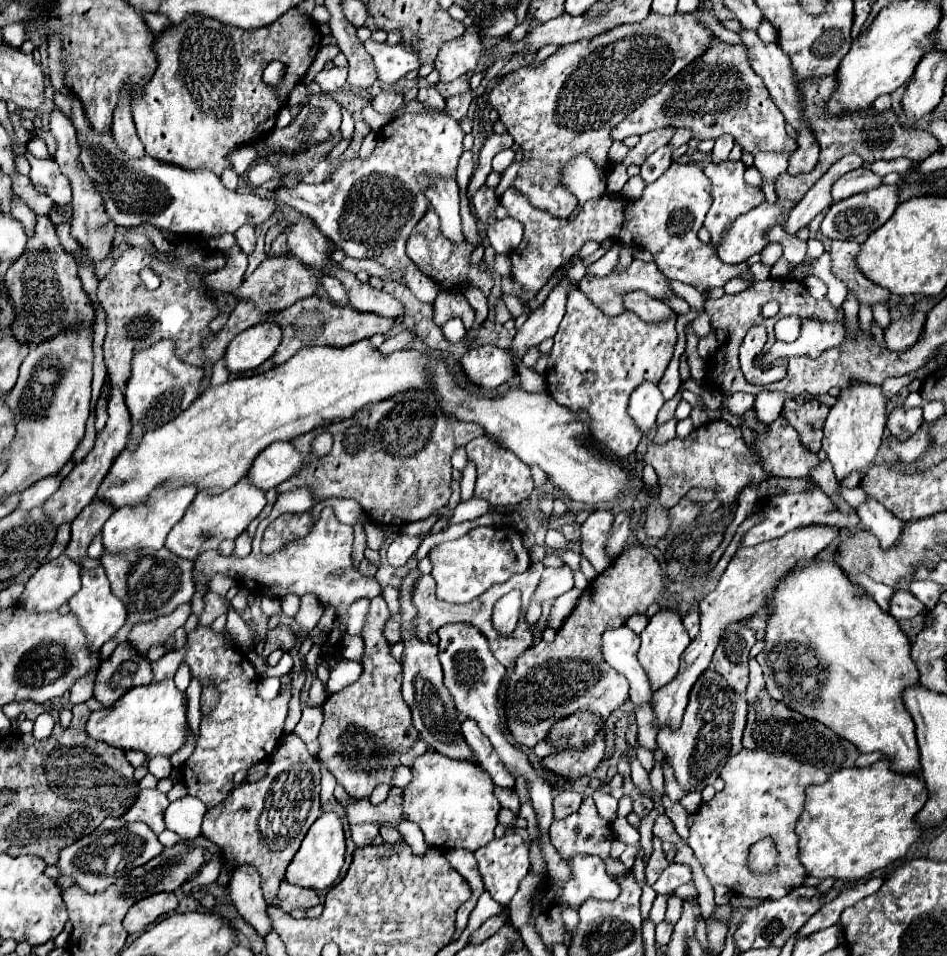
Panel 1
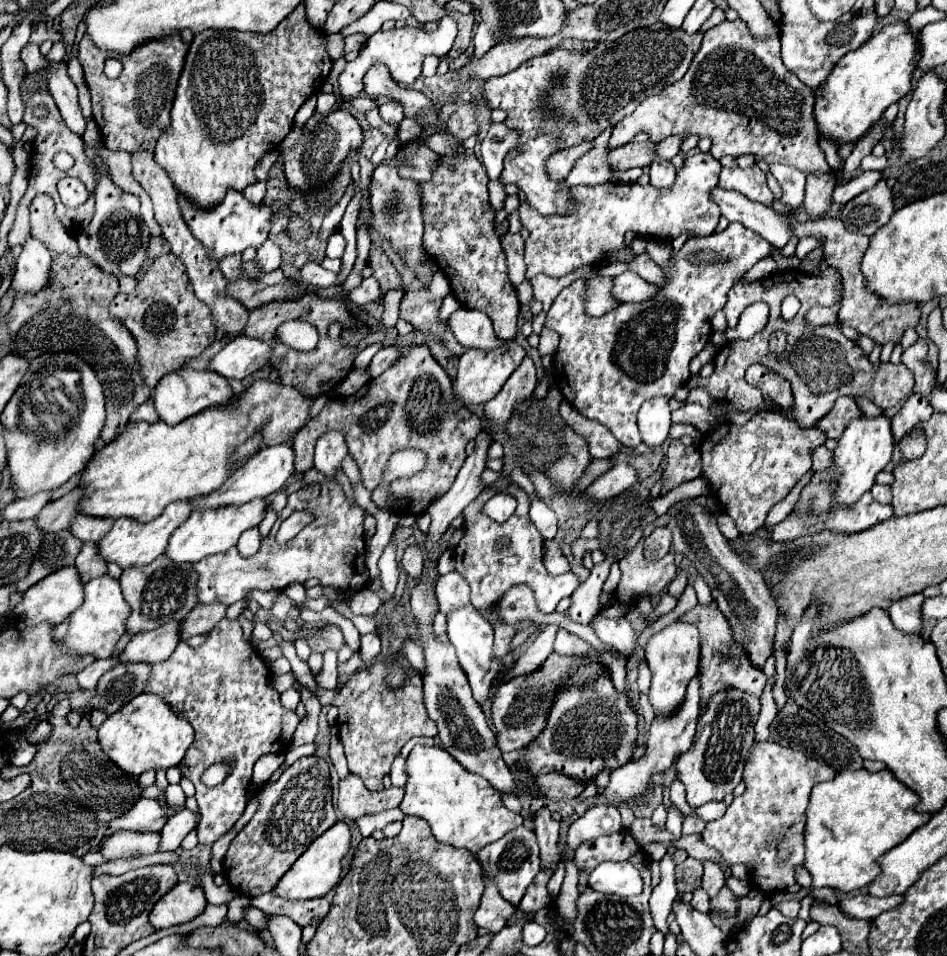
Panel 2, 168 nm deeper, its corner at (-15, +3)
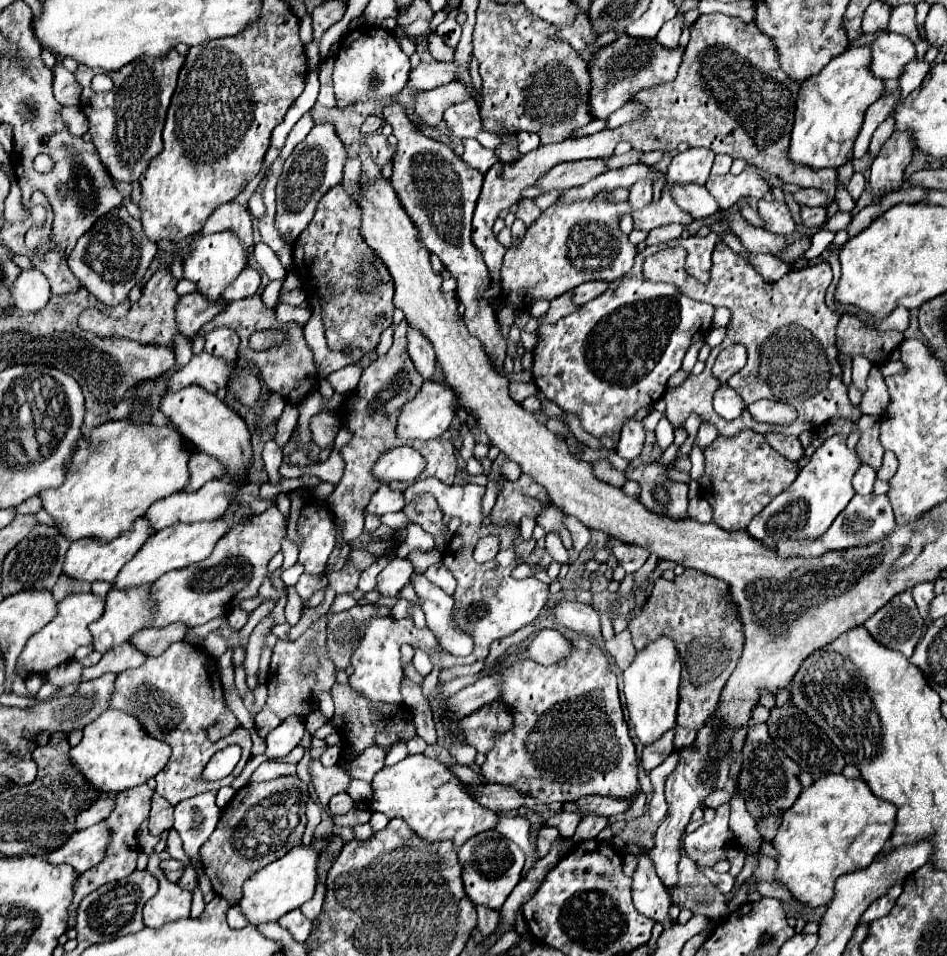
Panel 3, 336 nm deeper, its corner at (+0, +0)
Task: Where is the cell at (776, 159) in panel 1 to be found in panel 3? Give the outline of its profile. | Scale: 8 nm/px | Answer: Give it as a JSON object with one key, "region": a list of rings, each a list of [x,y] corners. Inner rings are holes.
{"region":[[[759,201],[759,211],[761,217],[765,219],[765,229],[777,233],[777,235],[785,235],[785,233],[793,233],[795,229],[795,221],[791,217],[789,207],[783,201]]]}

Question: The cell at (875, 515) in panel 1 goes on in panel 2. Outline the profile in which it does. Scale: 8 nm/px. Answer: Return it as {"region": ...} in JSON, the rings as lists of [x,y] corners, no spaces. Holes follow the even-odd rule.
{"region":[[[874,484],[874,488],[870,490],[874,500],[882,502],[882,504],[888,504],[890,498],[892,498],[892,492],[890,492],[890,486],[884,486],[884,484]]]}

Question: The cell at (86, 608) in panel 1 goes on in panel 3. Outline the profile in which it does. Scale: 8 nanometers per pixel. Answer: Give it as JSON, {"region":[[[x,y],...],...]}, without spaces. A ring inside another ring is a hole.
{"region":[[[71,593],[71,595],[67,595],[59,603],[57,617],[27,641],[23,653],[19,655],[17,667],[25,665],[25,669],[27,669],[25,675],[31,675],[31,673],[47,673],[53,667],[71,661],[77,647],[93,645],[93,635],[89,631],[89,625],[103,615],[103,607],[105,607],[105,599],[101,599],[99,595],[93,595],[93,593]]]}

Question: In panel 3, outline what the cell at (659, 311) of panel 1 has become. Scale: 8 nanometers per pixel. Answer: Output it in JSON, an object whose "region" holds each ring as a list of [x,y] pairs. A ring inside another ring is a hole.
{"region":[[[589,281],[589,283],[581,283],[581,287],[577,287],[573,291],[573,297],[575,297],[575,303],[577,305],[585,305],[589,303],[591,299],[603,295],[609,287],[609,281]]]}

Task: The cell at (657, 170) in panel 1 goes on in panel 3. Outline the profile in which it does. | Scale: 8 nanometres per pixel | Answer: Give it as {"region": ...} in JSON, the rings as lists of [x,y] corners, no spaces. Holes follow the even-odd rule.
{"region":[[[639,179],[633,187],[631,187],[631,193],[629,193],[629,203],[633,209],[641,209],[645,207],[653,197],[653,191],[651,191],[651,181],[649,179]]]}

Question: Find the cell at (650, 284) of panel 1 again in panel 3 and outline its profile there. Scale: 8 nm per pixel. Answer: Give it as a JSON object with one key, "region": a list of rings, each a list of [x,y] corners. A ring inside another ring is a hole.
{"region":[[[567,291],[567,293],[563,293],[551,301],[551,307],[545,313],[545,319],[549,323],[555,323],[555,321],[559,321],[559,319],[563,319],[575,311],[577,311],[577,305],[573,303],[573,291]]]}

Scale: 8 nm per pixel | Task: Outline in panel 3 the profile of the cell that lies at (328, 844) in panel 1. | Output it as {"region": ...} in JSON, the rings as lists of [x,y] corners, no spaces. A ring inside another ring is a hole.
{"region":[[[297,845],[285,857],[271,863],[269,867],[263,867],[261,871],[257,871],[257,875],[247,879],[239,907],[243,907],[249,923],[257,925],[265,921],[277,921],[281,915],[309,901],[317,885],[317,861],[319,853],[313,845]]]}

